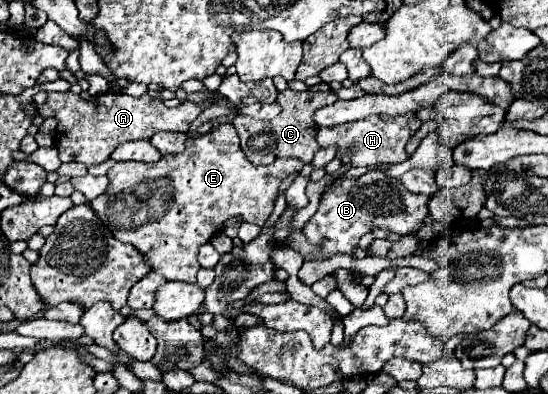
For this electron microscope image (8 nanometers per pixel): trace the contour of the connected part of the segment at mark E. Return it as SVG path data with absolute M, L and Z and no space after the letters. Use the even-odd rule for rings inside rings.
M219 123L211 133L187 137L185 145L183 153L165 155L153 165L141 161L115 163L107 173L109 189L91 201L93 211L111 233L121 243L135 245L139 253L151 259L151 271L167 281L195 281L197 251L223 229L225 221L237 217L263 227L273 213L283 179L305 167L295 157L255 167L241 151L237 131L229 123ZM141 199L151 199L151 207L143 207Z

